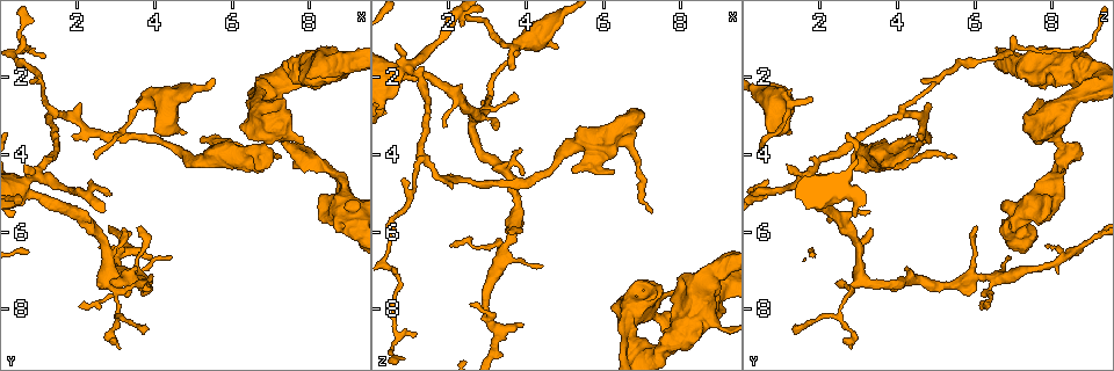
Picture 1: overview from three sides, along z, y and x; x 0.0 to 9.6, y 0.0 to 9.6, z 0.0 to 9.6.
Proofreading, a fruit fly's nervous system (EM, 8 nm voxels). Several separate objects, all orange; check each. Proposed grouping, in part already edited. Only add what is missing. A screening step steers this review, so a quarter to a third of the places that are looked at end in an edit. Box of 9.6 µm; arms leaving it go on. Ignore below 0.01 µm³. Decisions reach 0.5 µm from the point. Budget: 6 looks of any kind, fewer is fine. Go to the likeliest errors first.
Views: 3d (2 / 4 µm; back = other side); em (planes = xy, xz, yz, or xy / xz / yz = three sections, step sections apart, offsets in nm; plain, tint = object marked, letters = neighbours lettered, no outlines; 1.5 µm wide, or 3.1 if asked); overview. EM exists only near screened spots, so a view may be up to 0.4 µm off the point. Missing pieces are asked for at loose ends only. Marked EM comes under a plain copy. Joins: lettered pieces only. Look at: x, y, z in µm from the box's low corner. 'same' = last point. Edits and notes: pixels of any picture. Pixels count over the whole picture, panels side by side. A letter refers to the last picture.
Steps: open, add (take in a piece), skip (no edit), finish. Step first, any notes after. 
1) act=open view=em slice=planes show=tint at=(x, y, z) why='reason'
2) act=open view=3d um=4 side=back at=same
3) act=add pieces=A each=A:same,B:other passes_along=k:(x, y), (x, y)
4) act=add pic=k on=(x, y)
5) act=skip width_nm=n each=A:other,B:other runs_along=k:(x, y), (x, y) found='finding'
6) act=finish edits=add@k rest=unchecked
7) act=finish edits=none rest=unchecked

act=open view=3d um=4 at=(8.10, 3.90, 8.75)

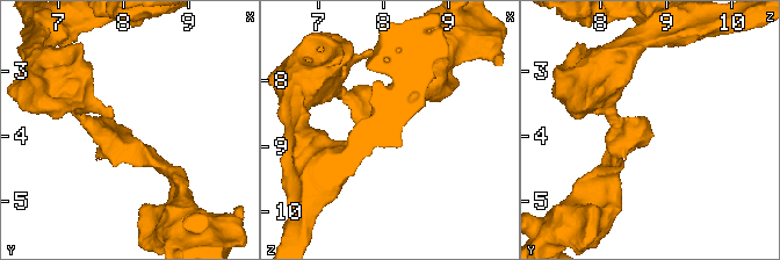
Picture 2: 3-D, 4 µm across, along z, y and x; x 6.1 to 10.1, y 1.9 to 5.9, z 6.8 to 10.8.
act=open view=em slice=xz step=8 show=letters at=(8.05, 3.95, 8.70)

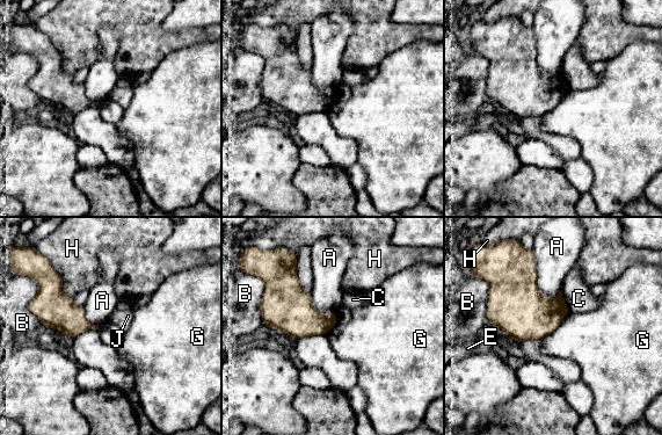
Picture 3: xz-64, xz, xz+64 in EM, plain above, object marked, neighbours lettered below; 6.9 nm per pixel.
act=open view=em slice=planes show=letters at=same

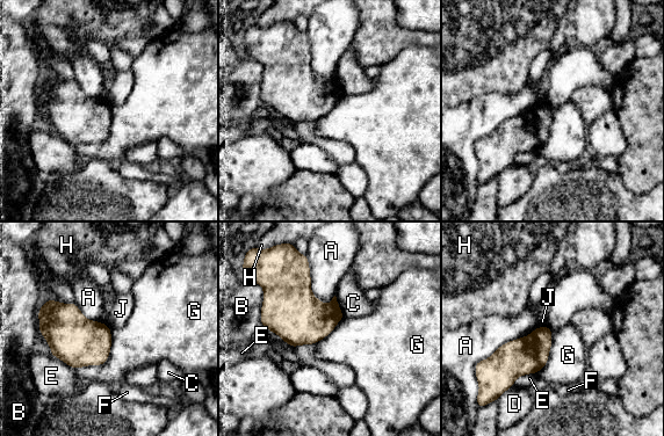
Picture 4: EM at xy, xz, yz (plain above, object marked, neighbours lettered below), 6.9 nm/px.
act=skip each=A:other,B:other,C:other,D:other,E:other,F:other,G:other,H:other,J:other border=4:(110, 328), (108, 358), (76, 369) found='no lettered piece goes on from it'

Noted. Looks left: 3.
act=open view=3d um=4 at=(3.70, 2.55, 1.80) why='an open end'

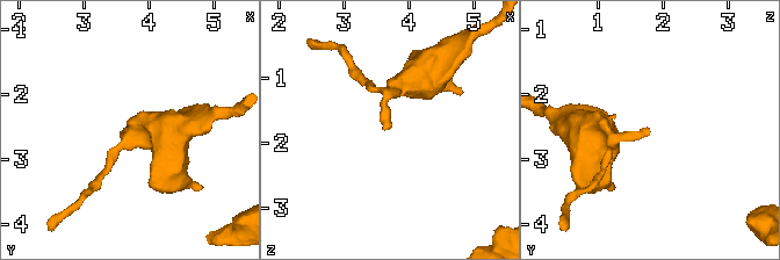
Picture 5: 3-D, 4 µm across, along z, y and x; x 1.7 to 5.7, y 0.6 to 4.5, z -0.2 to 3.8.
act=open view=em slice=xz step=8 show=tint at=(3.60, 2.50, 1.80)

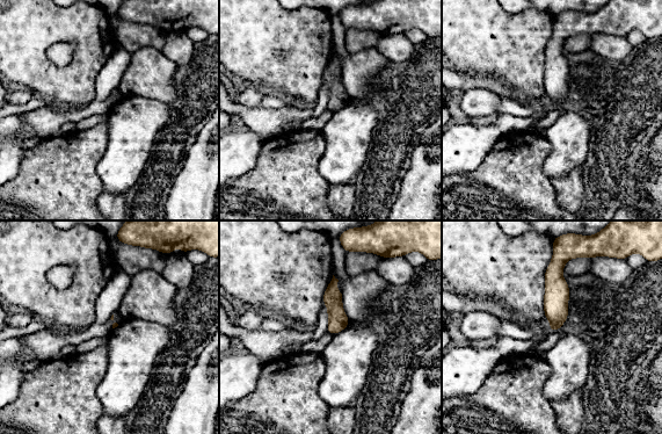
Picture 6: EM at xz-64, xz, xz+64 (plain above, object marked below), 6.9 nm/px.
act=open view=em slice=planes show=letters at=same

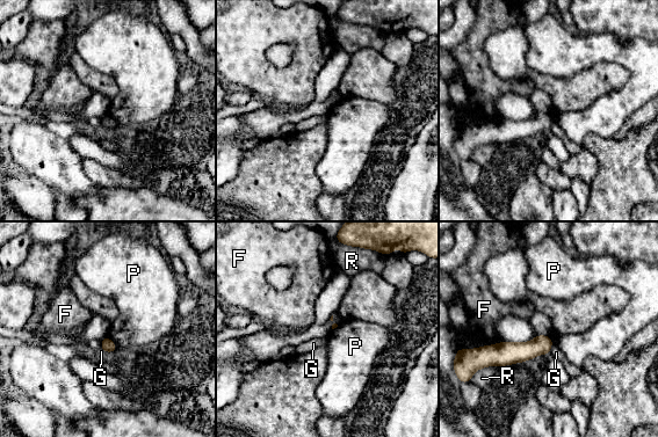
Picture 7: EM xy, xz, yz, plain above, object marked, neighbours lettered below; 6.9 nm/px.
act=skip each=F:other,G:other,P:other,R:other found='none of them fits'

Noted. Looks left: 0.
act=finish edits=none rest=unchecked

